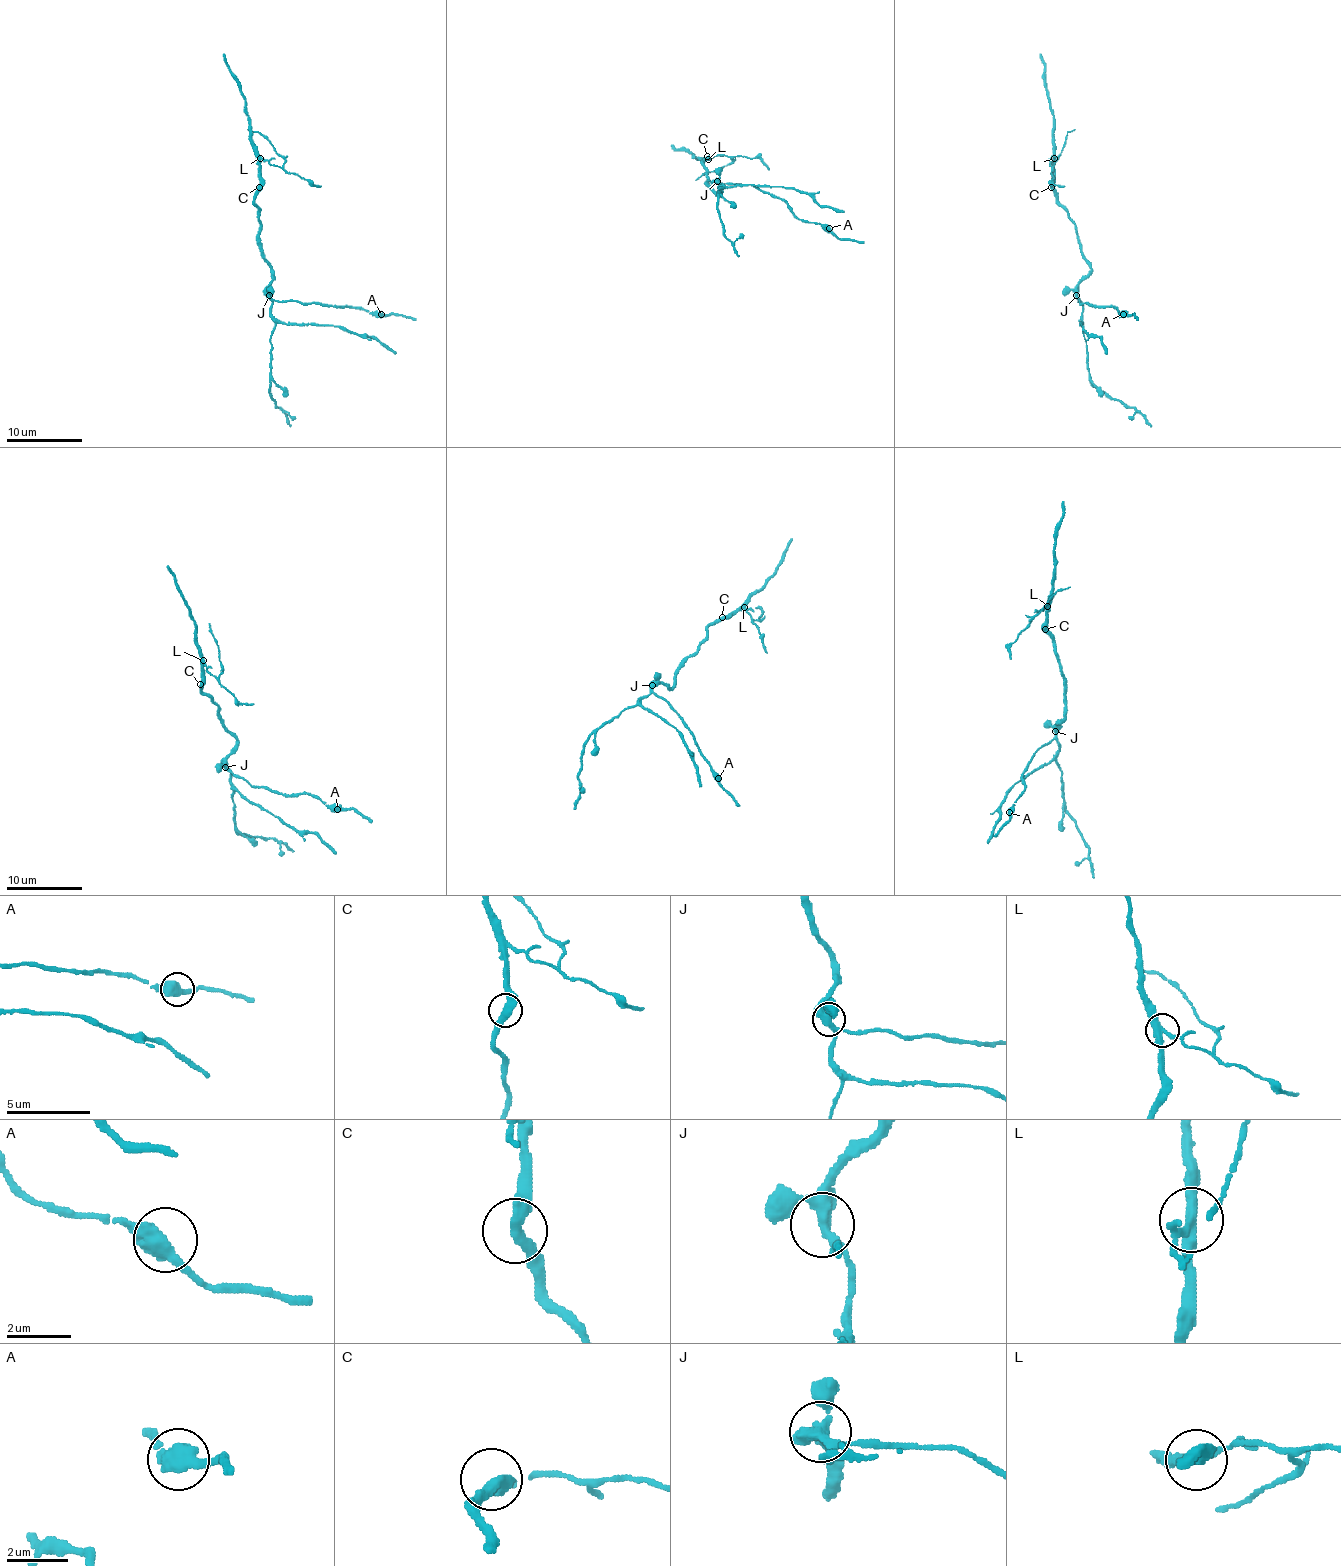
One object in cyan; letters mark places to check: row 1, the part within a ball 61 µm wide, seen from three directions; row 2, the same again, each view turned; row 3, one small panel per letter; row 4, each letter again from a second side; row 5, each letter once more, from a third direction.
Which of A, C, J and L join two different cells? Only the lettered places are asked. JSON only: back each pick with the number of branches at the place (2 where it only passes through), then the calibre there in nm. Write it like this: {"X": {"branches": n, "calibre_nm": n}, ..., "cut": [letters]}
{"L": {"branches": 3, "calibre_nm": 320}, "cut": ["L"]}

